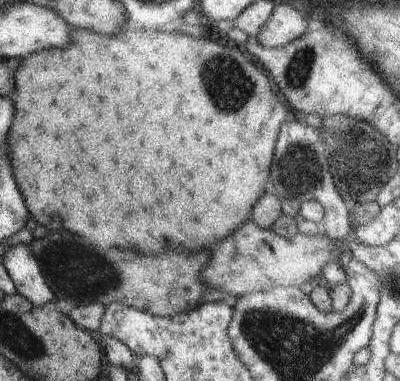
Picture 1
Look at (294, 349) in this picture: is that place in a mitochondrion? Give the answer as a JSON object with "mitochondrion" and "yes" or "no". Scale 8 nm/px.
{"mitochondrion":"yes"}

